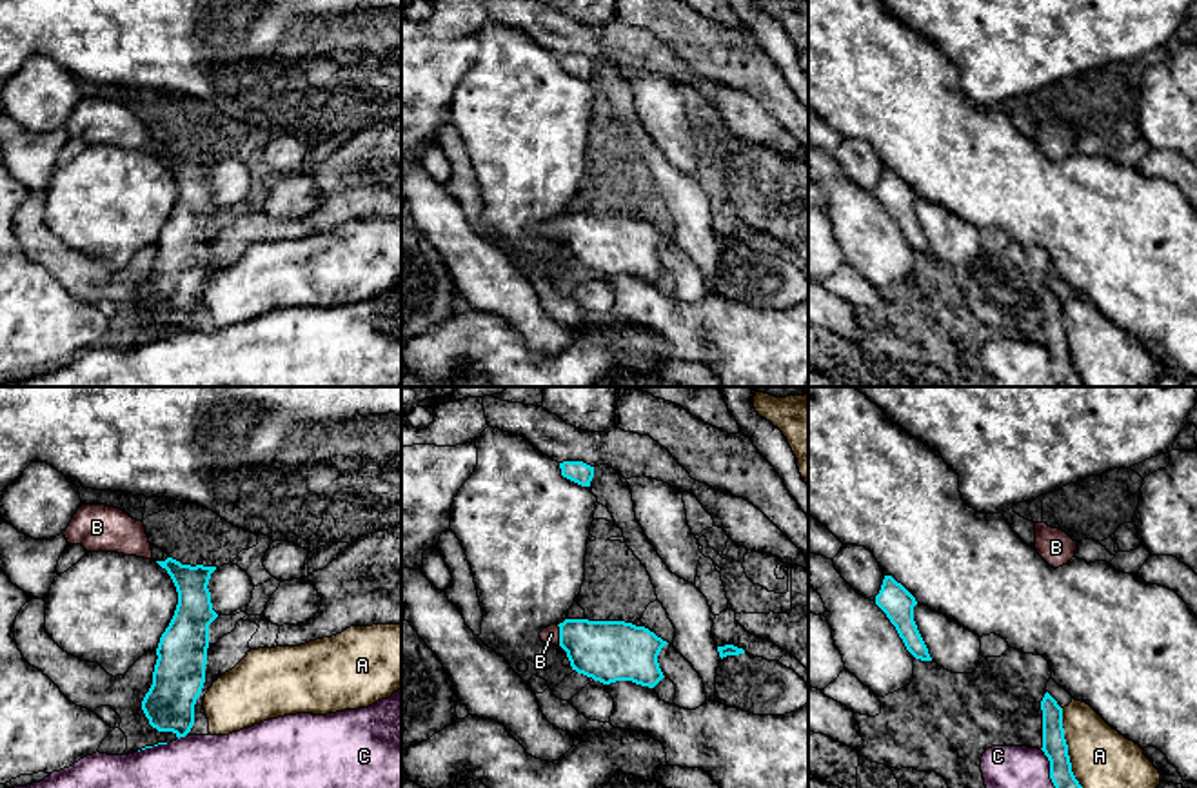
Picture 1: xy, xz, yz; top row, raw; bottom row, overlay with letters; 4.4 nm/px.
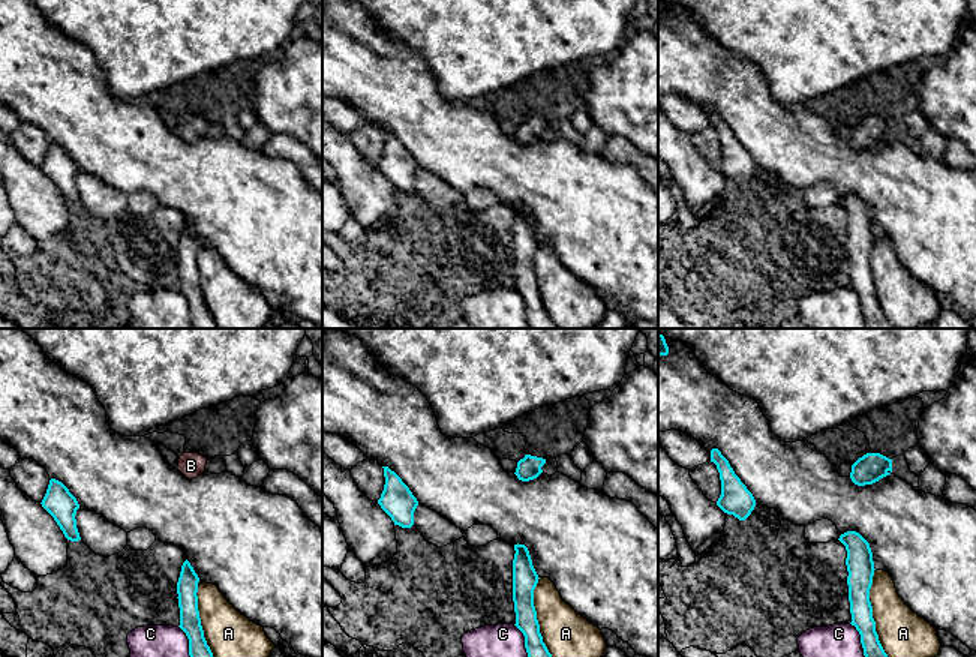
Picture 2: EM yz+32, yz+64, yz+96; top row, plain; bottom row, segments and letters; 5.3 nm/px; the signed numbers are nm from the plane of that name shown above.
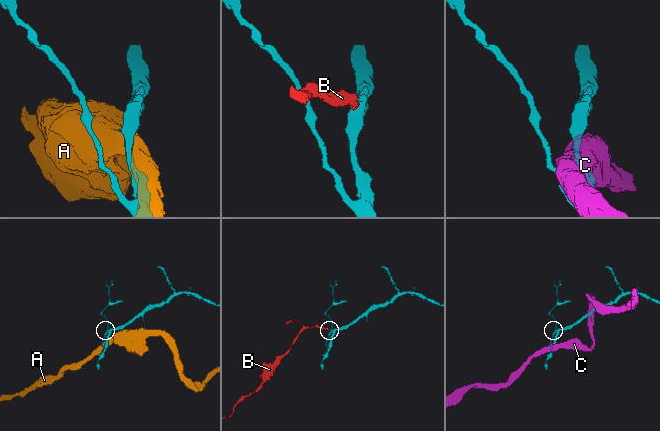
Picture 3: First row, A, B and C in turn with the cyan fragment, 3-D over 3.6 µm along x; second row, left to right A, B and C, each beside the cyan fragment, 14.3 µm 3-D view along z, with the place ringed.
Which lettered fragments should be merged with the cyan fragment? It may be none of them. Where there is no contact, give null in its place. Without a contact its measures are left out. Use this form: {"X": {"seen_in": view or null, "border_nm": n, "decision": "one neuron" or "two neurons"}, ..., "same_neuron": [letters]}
{"A": {"seen_in": "yz", "border_nm": 360, "decision": "two neurons"}, "B": {"seen_in": "xz", "border_nm": 90, "decision": "one neuron"}, "C": {"seen_in": "yz", "border_nm": 190, "decision": "two neurons"}, "same_neuron": ["B"]}

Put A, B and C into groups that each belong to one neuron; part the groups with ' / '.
A / B / C

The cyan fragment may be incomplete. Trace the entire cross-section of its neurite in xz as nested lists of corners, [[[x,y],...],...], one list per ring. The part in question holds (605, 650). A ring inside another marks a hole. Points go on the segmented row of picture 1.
[[[565,619],[543,628],[539,637],[543,643],[559,645],[572,670],[603,685],[632,681],[654,688],[665,677],[658,655],[668,643],[645,626]]]

